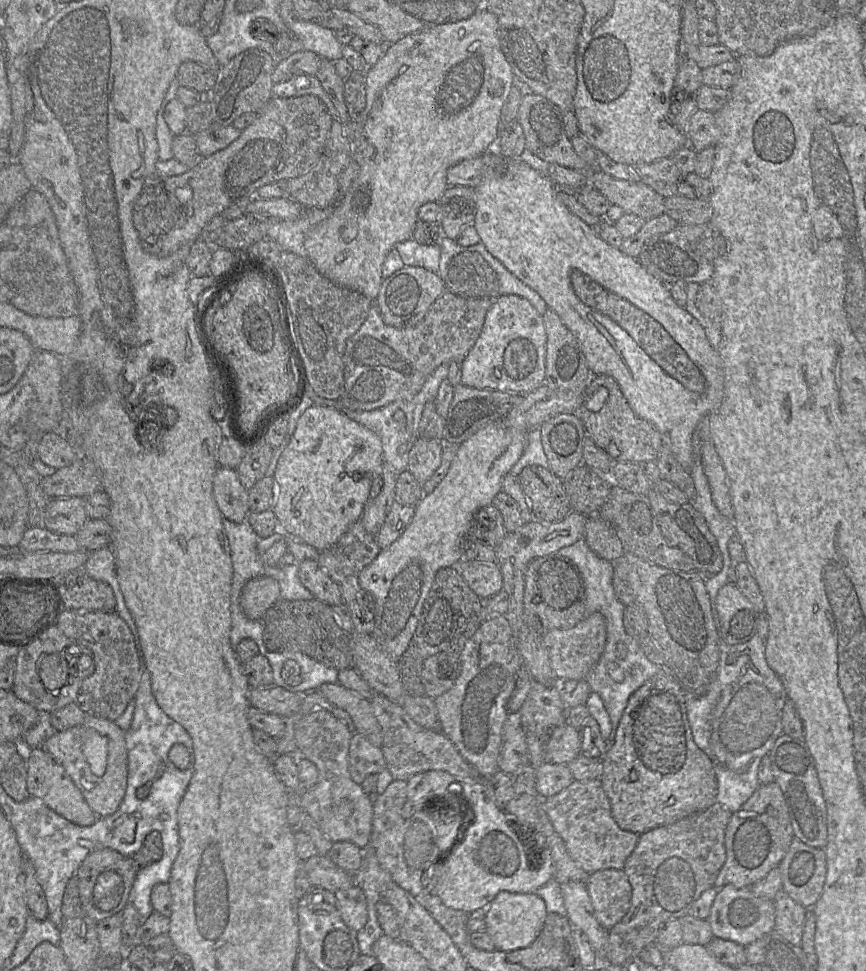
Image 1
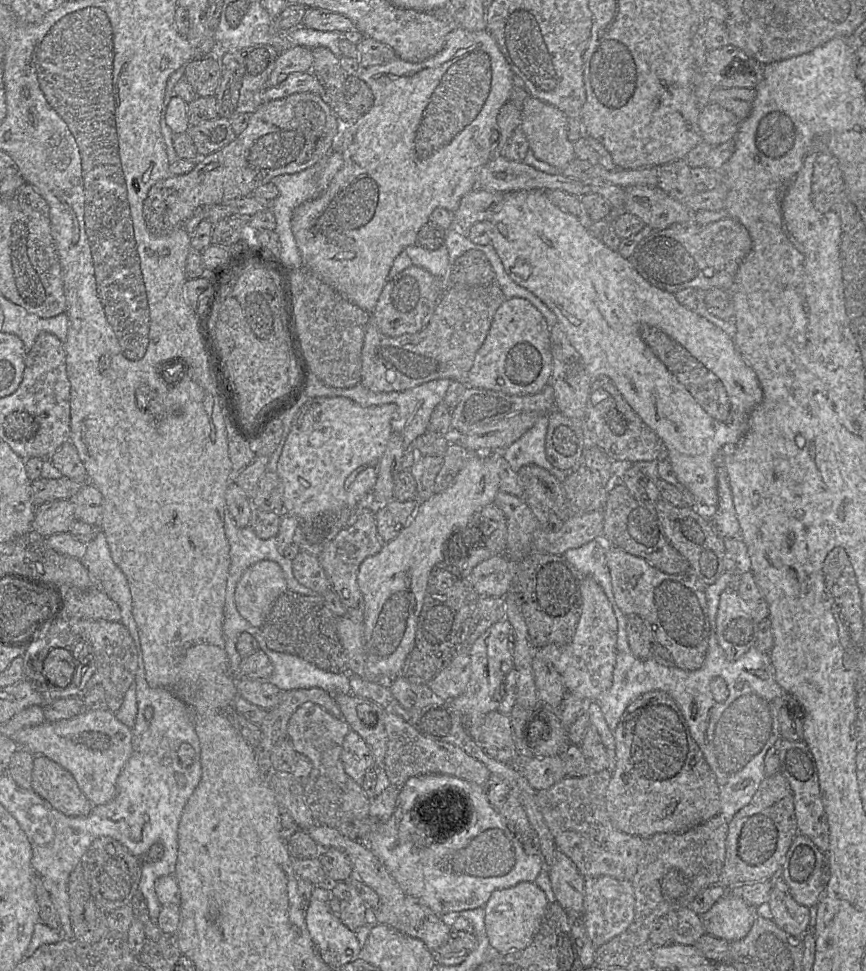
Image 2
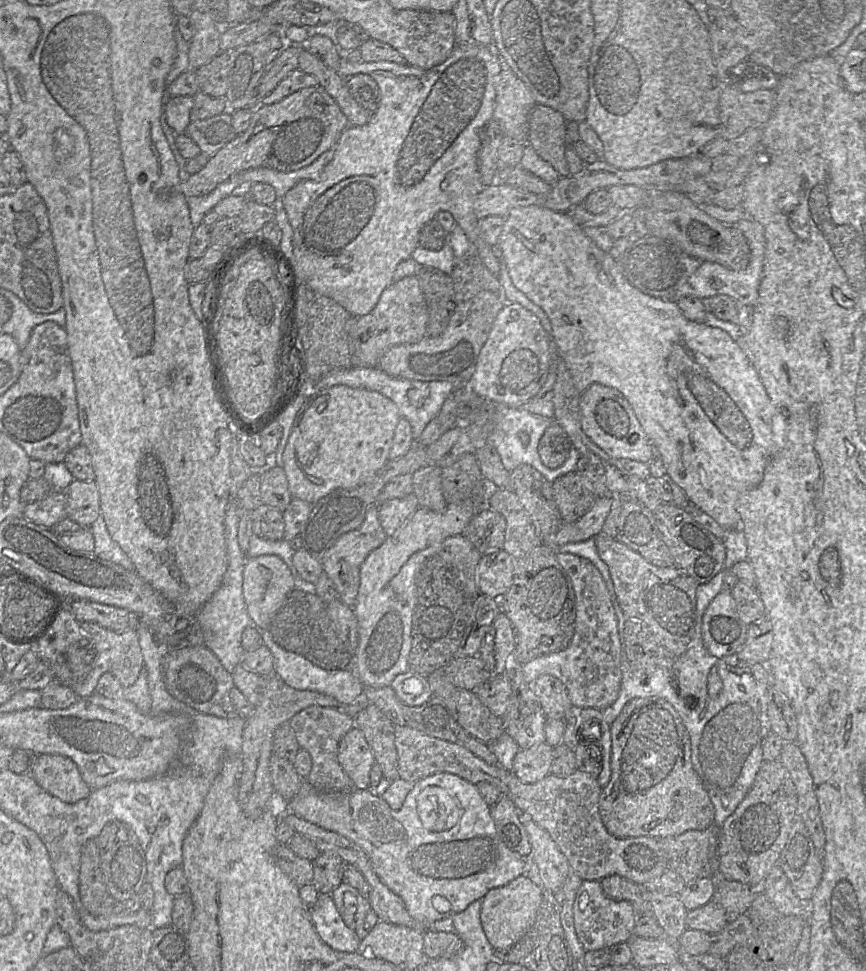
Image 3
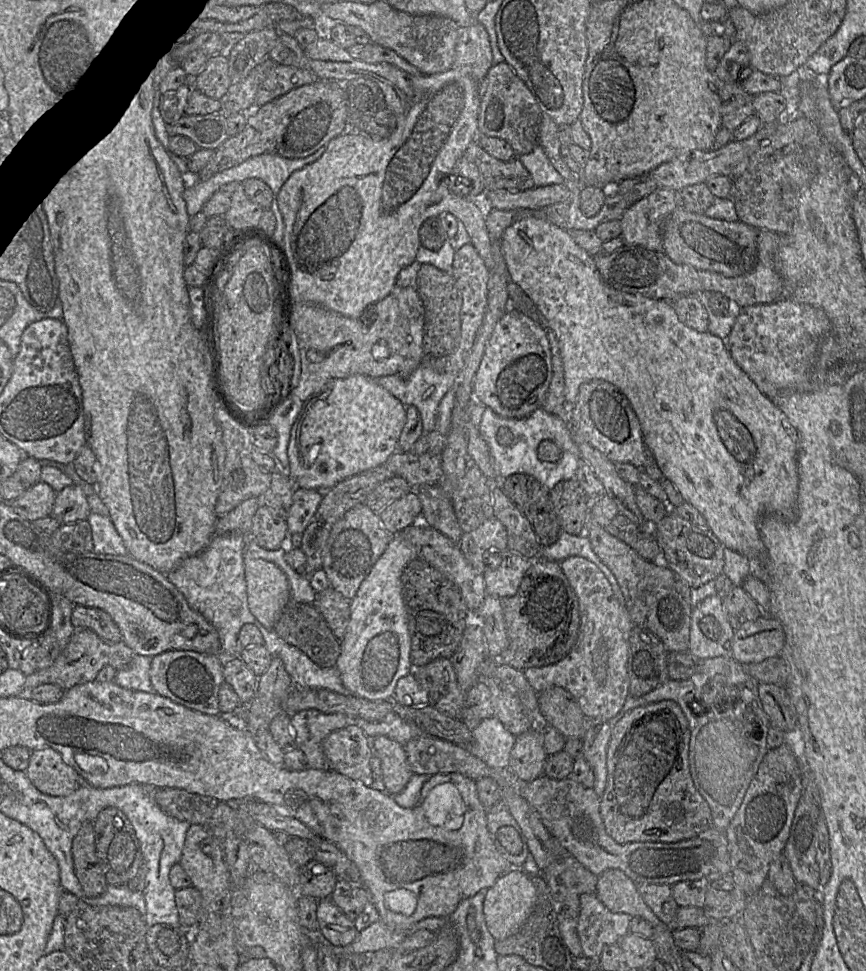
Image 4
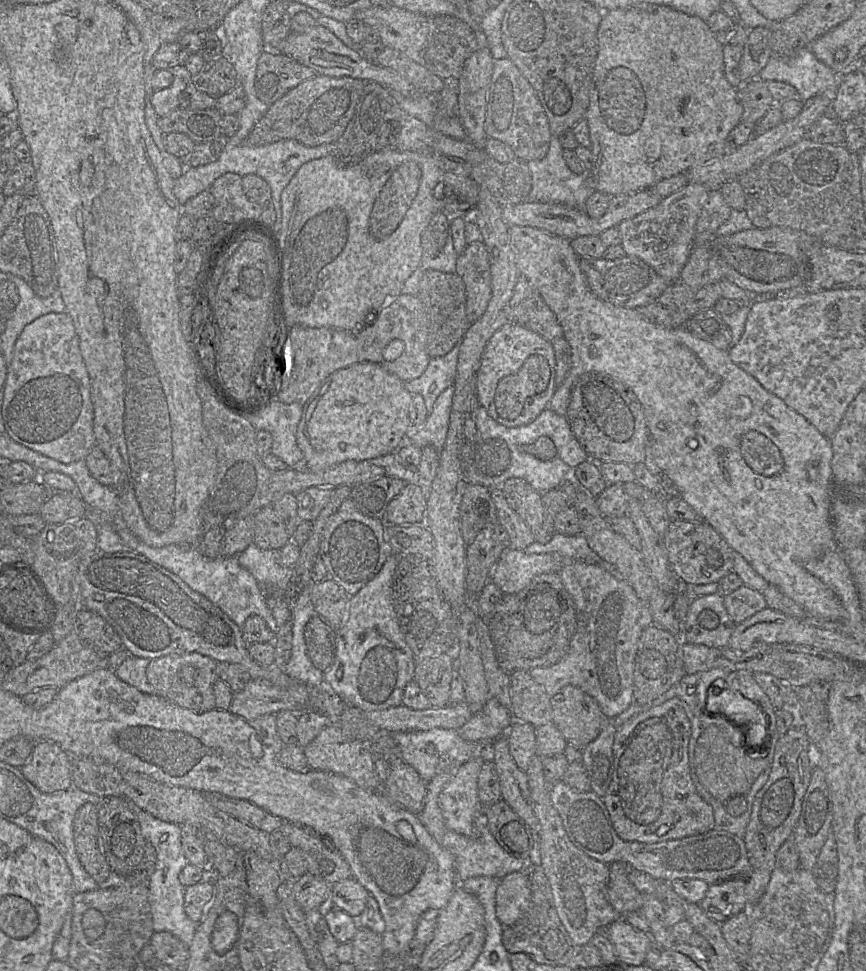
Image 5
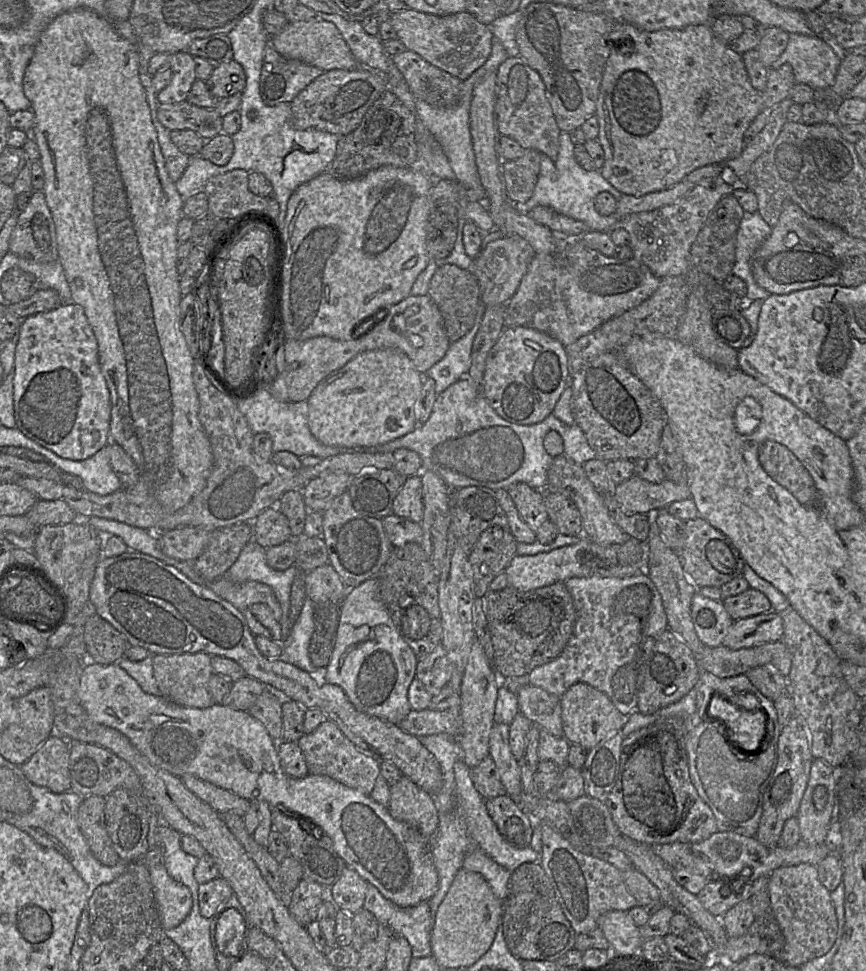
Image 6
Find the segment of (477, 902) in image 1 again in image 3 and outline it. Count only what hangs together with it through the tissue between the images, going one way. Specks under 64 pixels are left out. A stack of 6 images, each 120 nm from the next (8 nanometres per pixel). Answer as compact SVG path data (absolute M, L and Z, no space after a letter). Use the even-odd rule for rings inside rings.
M435 773L417 780L399 810L391 809L368 789L339 794L321 792L304 780L299 792L287 803L285 813L294 813L337 832L361 847L381 881L402 899L408 913L423 923L453 917L492 888L525 874L526 859L504 844L491 816L491 806L484 801L477 786L451 773Z

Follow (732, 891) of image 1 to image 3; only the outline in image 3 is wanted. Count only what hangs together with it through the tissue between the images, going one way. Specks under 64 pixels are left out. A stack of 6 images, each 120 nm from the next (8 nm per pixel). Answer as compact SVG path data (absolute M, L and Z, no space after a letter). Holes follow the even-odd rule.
M714 901L705 906L688 911L687 929L699 930L714 935L724 929L730 921L726 911Z

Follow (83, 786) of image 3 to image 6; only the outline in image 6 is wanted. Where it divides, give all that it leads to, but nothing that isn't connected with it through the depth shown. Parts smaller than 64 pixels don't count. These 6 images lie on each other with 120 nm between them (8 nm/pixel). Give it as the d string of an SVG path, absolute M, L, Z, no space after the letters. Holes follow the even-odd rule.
M52 733L20 767L25 777L37 786L53 793L71 790L69 742L58 733Z

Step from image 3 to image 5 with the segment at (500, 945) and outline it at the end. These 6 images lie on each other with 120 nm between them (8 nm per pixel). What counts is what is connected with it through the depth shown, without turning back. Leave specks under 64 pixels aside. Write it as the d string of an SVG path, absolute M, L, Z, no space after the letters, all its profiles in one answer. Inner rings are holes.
M522 872L501 878L496 890L495 911L502 926L512 925L527 910L530 898L528 881Z

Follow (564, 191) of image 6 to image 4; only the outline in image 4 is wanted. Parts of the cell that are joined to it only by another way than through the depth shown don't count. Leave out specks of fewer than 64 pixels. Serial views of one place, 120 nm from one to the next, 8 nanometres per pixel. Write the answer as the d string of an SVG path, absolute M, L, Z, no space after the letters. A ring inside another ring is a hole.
M536 146L530 154L518 156L517 159L531 174L535 188L566 183L540 146Z

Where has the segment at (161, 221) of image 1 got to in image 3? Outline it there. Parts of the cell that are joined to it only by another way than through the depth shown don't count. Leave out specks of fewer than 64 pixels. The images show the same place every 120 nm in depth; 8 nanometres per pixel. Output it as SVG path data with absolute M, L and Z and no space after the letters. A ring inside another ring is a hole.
M319 85L303 88L278 102L259 105L250 111L248 128L241 134L235 135L222 148L209 156L206 165L201 170L193 174L181 171L180 187L186 197L207 195L234 174L248 169L264 167L280 172L291 172L304 168L321 154L333 148L341 133L349 126L347 118L336 101Z

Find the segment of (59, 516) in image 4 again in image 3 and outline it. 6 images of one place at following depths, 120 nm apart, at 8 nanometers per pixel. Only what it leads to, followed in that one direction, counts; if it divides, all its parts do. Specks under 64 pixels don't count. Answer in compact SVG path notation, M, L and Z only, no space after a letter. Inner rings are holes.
M94 481L73 482L63 492L67 518L82 528L89 528L100 515L99 493Z

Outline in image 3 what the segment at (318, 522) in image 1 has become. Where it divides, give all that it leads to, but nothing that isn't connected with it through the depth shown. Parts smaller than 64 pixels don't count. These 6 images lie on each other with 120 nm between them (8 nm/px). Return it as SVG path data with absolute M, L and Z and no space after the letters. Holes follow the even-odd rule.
M335 385L306 396L282 456L291 496L313 505L332 491L371 481L389 460L400 418L396 405L376 391Z

